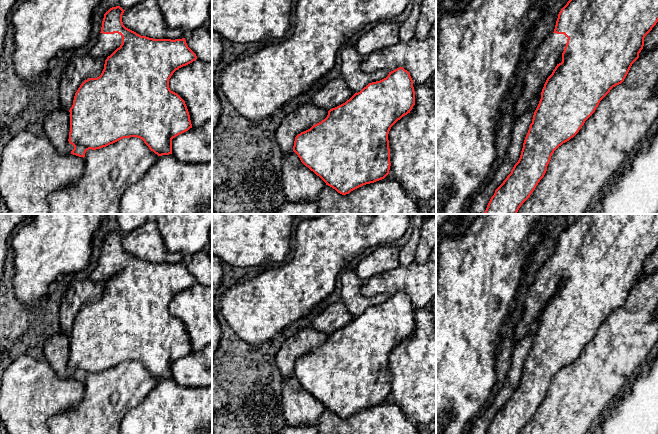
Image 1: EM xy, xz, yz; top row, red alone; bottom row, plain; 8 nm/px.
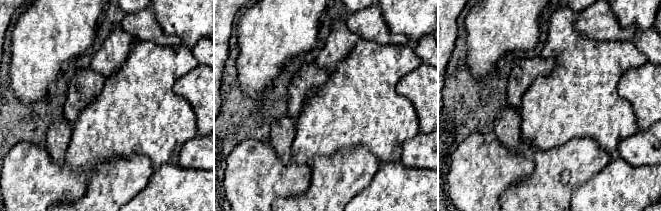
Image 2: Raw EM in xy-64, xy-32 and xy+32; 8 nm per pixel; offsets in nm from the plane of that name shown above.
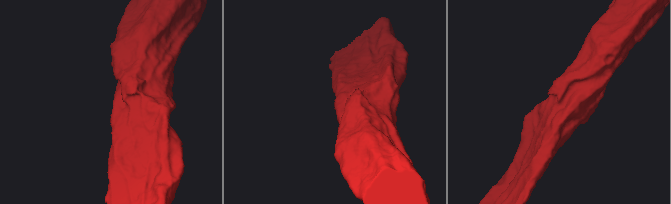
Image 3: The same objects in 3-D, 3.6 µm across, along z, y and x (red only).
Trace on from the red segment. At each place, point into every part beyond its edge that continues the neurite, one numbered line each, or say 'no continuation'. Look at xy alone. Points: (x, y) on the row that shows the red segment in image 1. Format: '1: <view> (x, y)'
1: xy (106, 44)

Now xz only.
1: xz (336, 92)

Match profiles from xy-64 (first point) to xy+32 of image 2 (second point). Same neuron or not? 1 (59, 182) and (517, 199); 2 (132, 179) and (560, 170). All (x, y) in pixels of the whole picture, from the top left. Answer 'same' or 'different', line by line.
1: different
2: same

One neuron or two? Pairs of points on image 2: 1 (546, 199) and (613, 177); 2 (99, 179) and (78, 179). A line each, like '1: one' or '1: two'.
1: two
2: two

